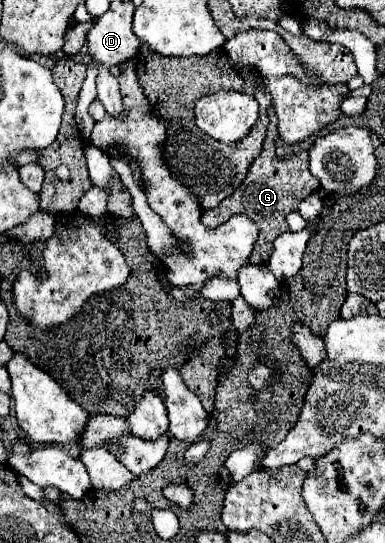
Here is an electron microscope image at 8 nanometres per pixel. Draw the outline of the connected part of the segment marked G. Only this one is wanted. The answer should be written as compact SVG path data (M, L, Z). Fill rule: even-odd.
M269 106L267 110L269 114L269 128L267 128L267 138L263 144L263 152L253 160L247 178L243 180L243 184L239 186L239 190L235 190L229 198L225 198L217 208L205 210L201 216L201 222L209 228L217 228L221 226L231 214L245 214L249 216L257 226L259 226L259 238L255 242L255 250L251 256L253 264L267 264L269 256L273 254L273 242L281 232L287 232L287 222L285 216L289 212L295 212L299 202L303 198L307 198L313 190L319 188L319 182L315 180L315 176L311 176L309 168L307 168L307 152L297 152L291 158L279 158L275 154L275 142L279 140L277 134L277 116L275 110Z

